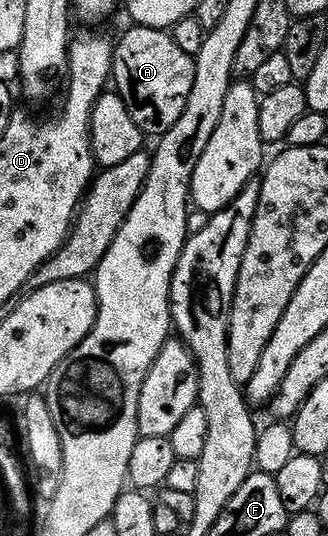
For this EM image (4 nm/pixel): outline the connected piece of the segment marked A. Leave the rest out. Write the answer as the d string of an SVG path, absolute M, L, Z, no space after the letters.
M127 25L127 30L113 43L112 86L136 120L143 135L161 136L184 112L188 92L192 92L194 59L185 45L172 40L165 29L157 26Z

